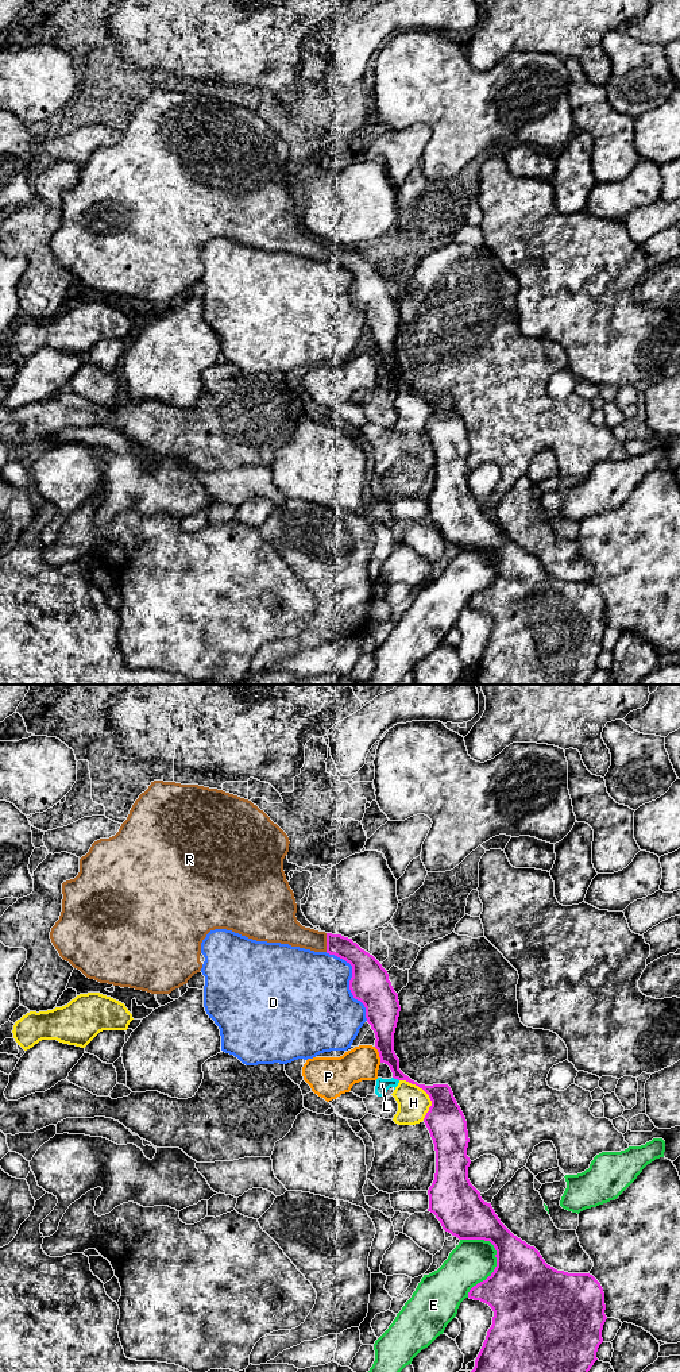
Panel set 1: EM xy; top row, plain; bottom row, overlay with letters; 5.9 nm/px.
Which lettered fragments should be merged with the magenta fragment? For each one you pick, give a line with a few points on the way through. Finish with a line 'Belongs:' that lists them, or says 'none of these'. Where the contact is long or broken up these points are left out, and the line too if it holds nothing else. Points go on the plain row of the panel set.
Belongs: R

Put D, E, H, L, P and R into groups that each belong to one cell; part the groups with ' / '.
D / E / H / L / P / R

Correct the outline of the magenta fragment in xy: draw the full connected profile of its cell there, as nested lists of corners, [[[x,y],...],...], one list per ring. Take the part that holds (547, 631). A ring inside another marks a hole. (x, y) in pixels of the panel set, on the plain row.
[[[154,89],[135,109],[119,140],[109,147],[94,150],[89,161],[80,167],[78,184],[62,192],[62,220],[51,236],[51,251],[59,265],[86,286],[151,302],[170,302],[201,280],[201,251],[215,238],[232,239],[256,250],[327,261],[349,271],[352,274],[349,298],[366,316],[366,327],[375,342],[380,371],[390,375],[394,388],[418,394],[432,409],[424,427],[436,459],[436,482],[428,498],[428,520],[436,524],[445,540],[459,548],[490,550],[497,559],[494,581],[468,601],[470,608],[480,609],[494,620],[492,633],[471,685],[588,685],[588,679],[598,668],[596,660],[603,651],[602,639],[607,628],[600,591],[590,582],[568,582],[548,574],[534,555],[514,544],[501,531],[491,512],[484,510],[471,493],[467,429],[451,396],[418,393],[399,378],[399,367],[394,361],[394,342],[401,315],[387,280],[352,247],[305,236],[297,230],[294,201],[283,180],[289,153],[287,143],[248,108],[198,93]]]

